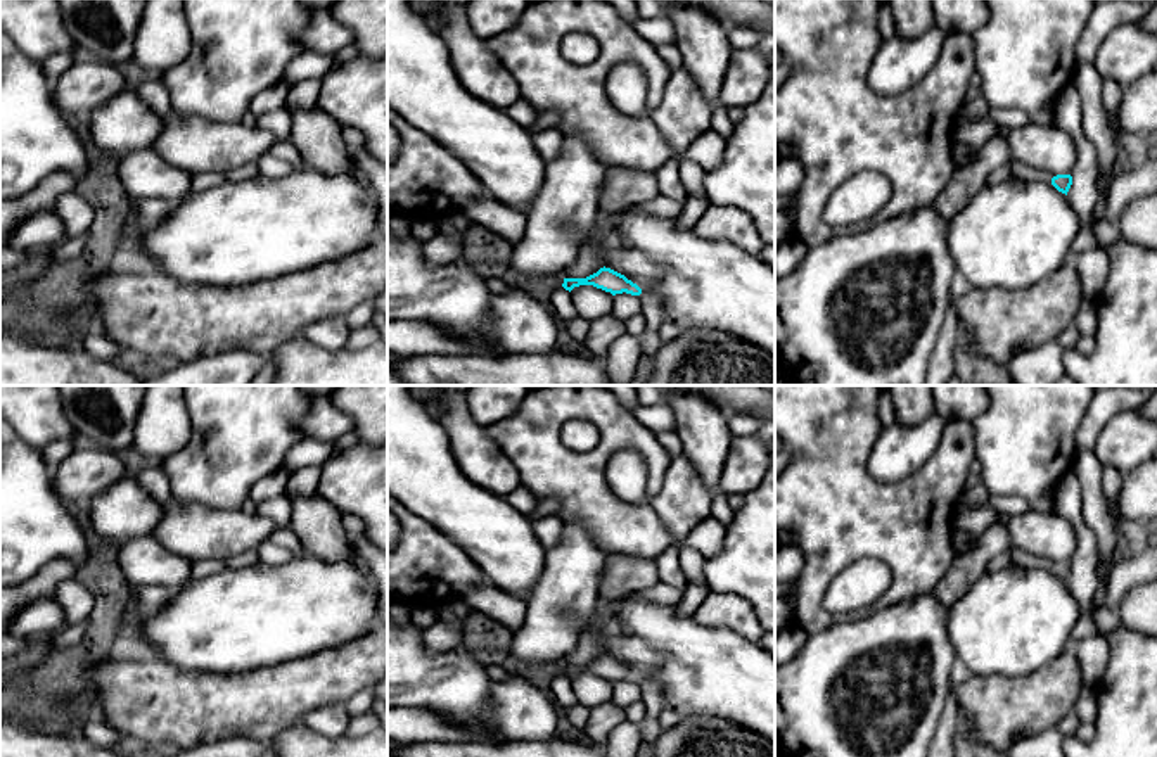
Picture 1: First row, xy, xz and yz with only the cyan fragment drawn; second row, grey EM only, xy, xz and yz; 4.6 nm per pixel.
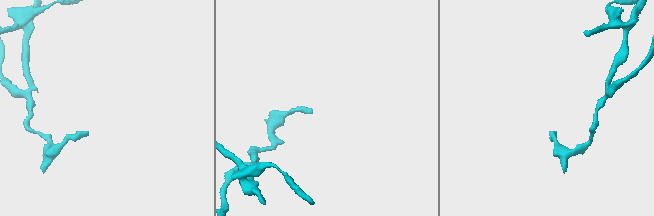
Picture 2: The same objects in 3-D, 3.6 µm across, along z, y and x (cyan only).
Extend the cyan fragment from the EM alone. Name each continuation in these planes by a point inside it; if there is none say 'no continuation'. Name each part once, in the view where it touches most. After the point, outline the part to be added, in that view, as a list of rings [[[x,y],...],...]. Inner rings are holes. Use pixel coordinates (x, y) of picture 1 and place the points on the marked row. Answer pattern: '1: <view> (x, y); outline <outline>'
1: yz (1021, 171); outline [[[1019,161],[1008,162],[1012,176],[1022,181],[1041,181],[1041,183],[1052,183],[1053,175],[1048,171],[1022,164]]]

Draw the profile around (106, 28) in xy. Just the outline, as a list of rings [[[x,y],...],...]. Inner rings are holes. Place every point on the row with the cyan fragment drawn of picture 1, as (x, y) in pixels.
[[[59,0],[66,31],[93,59],[123,64],[133,59],[145,0]]]

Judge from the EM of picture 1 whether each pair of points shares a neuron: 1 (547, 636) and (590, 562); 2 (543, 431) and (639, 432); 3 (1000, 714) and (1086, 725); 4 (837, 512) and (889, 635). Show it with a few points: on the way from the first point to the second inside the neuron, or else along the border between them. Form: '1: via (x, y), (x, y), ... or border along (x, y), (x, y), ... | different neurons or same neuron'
1: via (549, 617), (550, 605), (571, 581) | same neuron
2: via (568, 410), (602, 410), (614, 422) | same neuron
3: border along (1085, 685), (1073, 709) | different neurons
4: border along (917, 595), (862, 617), (839, 621) | different neurons

